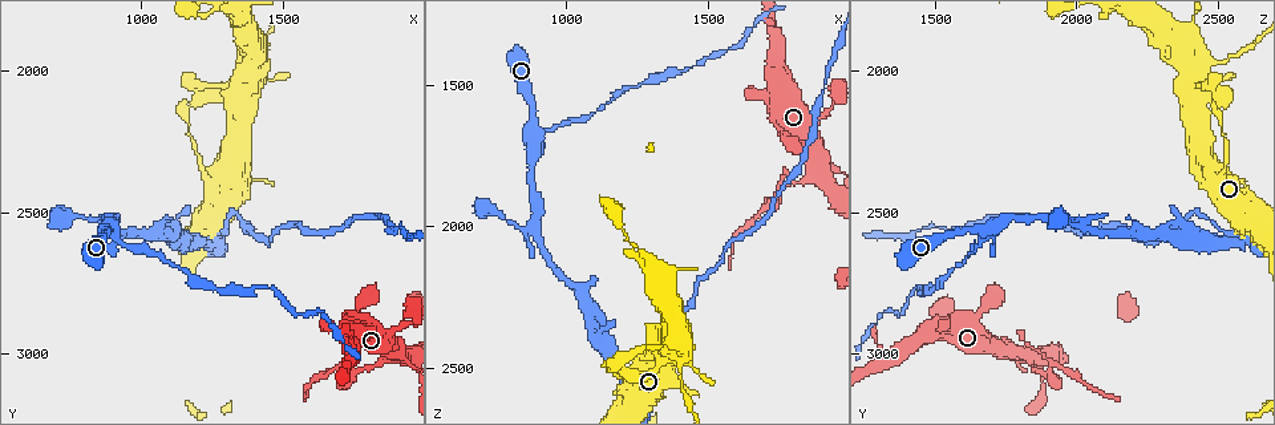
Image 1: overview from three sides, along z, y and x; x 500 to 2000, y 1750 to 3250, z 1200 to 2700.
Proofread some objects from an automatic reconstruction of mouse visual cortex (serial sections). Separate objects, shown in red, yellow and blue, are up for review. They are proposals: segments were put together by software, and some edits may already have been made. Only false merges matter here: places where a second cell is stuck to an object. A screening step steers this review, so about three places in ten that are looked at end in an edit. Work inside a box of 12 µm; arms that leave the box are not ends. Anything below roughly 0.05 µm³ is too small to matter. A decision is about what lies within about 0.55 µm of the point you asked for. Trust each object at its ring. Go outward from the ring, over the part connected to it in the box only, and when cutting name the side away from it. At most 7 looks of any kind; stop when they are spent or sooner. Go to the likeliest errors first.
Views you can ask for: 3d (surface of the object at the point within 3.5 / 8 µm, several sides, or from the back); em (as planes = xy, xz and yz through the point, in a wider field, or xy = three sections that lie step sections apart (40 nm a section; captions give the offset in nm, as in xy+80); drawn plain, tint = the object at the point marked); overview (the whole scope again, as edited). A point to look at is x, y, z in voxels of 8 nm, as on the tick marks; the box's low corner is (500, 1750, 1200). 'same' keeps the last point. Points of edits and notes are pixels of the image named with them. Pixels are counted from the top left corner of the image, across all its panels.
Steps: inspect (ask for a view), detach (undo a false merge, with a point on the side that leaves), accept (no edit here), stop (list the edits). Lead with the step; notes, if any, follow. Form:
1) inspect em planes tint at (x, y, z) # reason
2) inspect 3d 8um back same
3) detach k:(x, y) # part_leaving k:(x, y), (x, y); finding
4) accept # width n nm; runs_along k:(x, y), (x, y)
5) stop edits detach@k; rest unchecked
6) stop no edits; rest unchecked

inspect em xy step 3 tint at (1740, 3070, 1890) # thin neck

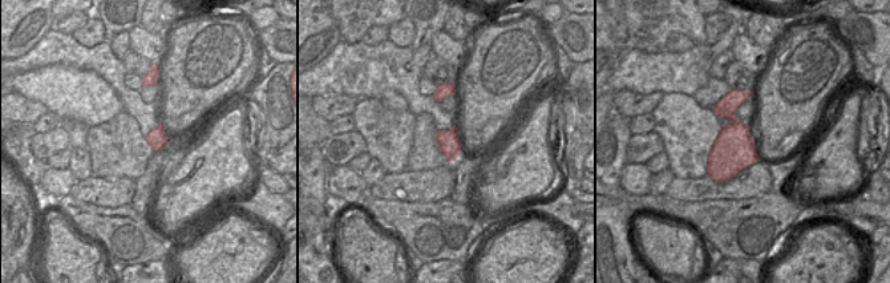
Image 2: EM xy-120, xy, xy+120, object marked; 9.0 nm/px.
inspect 3d 3.5um same # see where the arms go

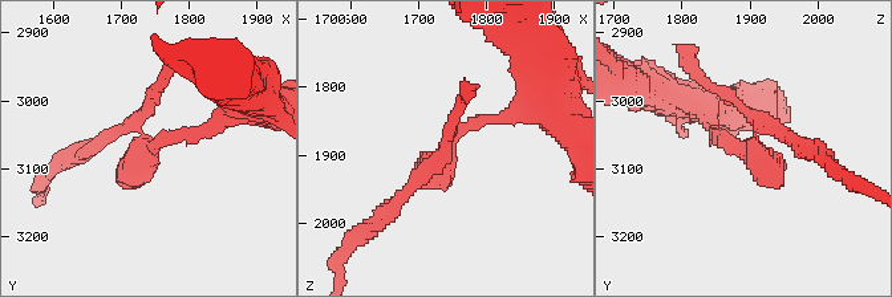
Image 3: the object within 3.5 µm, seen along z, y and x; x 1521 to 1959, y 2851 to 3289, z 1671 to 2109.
detach 3:(405, 194) # border 2:(737, 120), (732, 122); two cells meet here

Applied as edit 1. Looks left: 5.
inspect overview # see it whole again

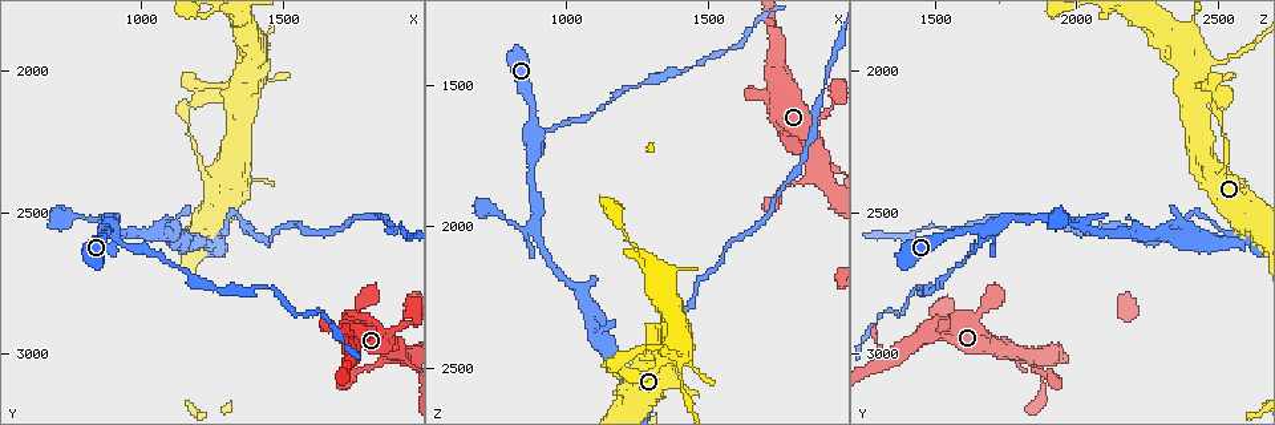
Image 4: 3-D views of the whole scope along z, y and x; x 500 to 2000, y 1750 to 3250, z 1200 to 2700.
inspect 3d 3.5um at (890, 2570, 1670) # small branch off a trunk

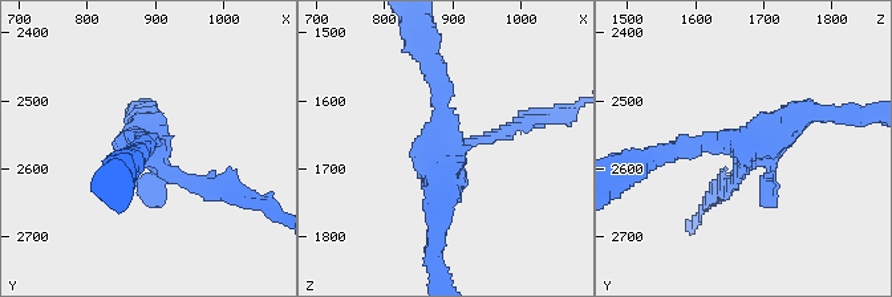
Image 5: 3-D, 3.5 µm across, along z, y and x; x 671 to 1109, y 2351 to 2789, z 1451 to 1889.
inspect em xy step 1 tint at (890, 2565, 1670)

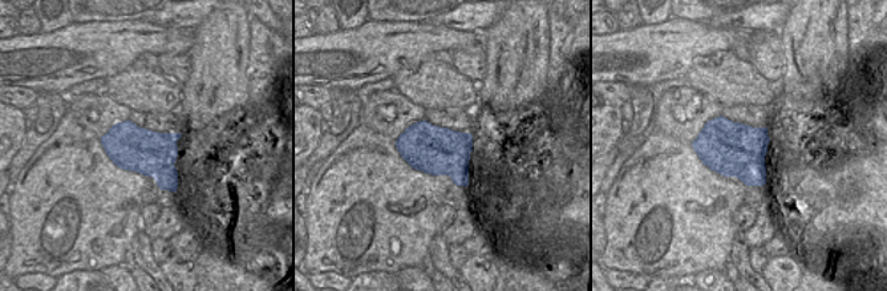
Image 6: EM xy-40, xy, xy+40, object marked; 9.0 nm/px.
detach 5:(505, 135) # width 440 nm; part_leaving 5:(467, 143), (574, 106); two cells meet here

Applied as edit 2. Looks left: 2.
inspect 3d 3.5um at (890, 2540, 1980) # three-way junction

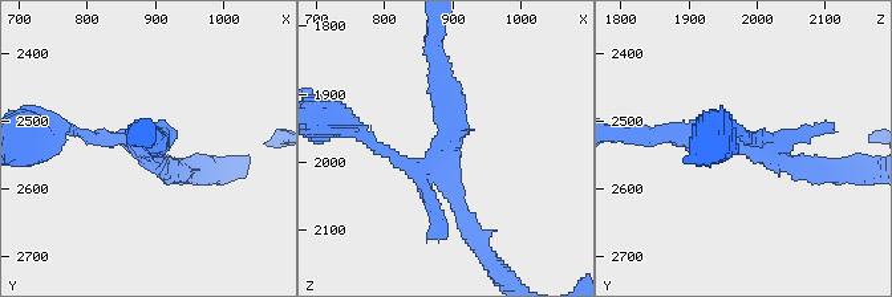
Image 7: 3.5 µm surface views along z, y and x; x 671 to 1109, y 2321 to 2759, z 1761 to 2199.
accept # runs_along 7:(667, 135), (823, 171); one cell here

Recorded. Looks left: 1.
stop edits detach@3, detach@5; rest unchecked

